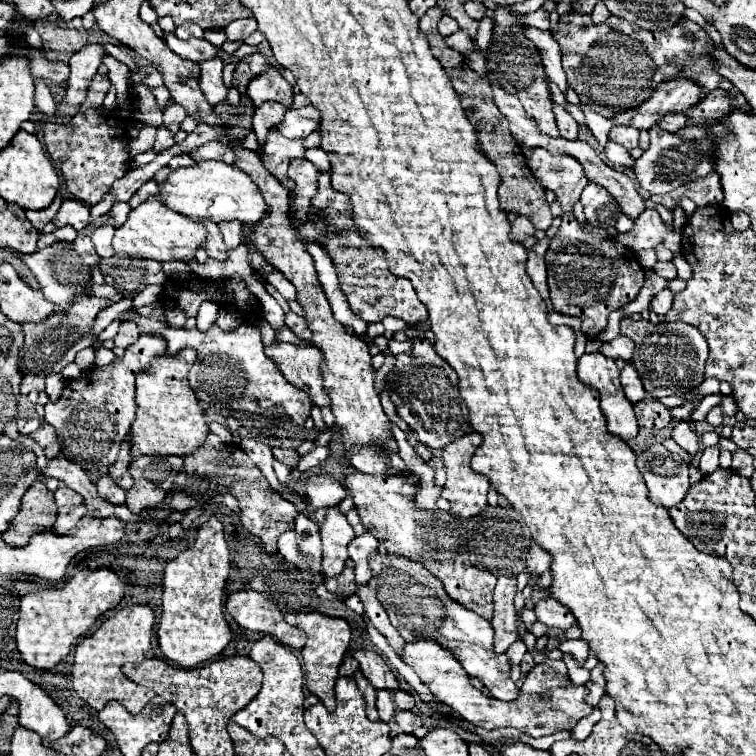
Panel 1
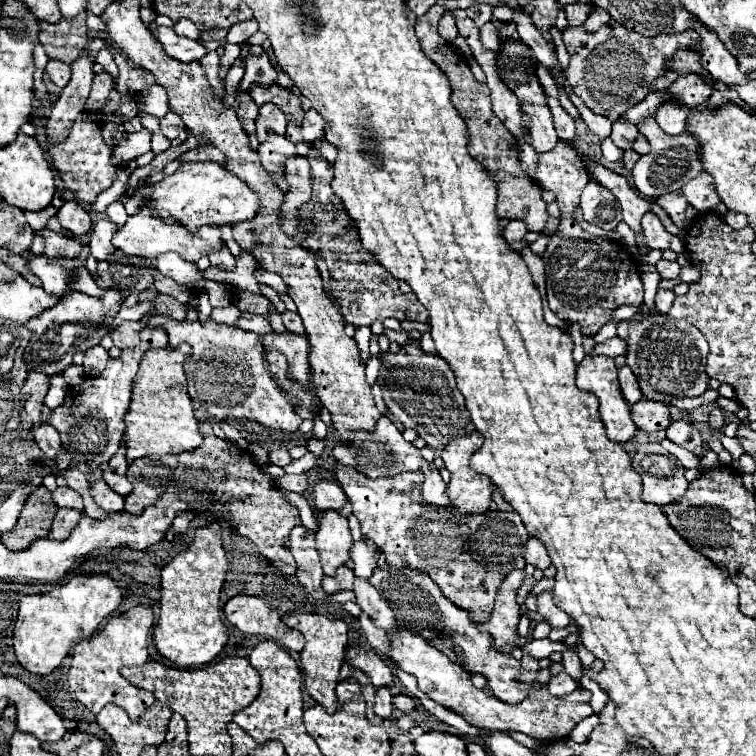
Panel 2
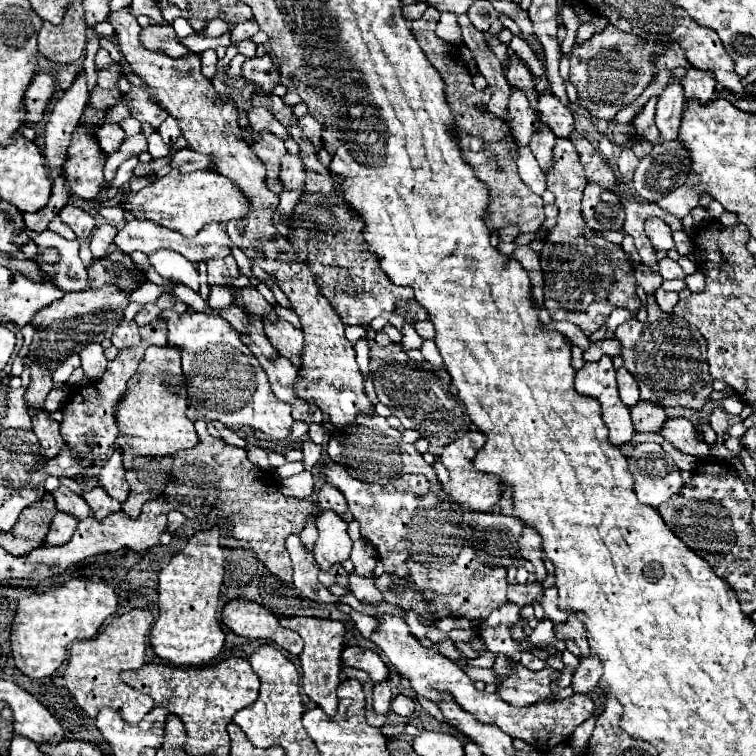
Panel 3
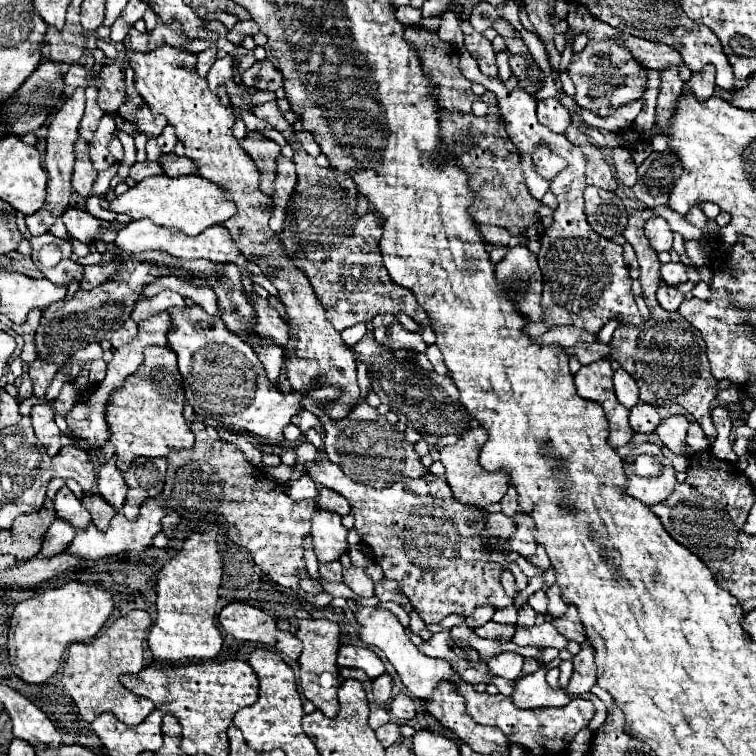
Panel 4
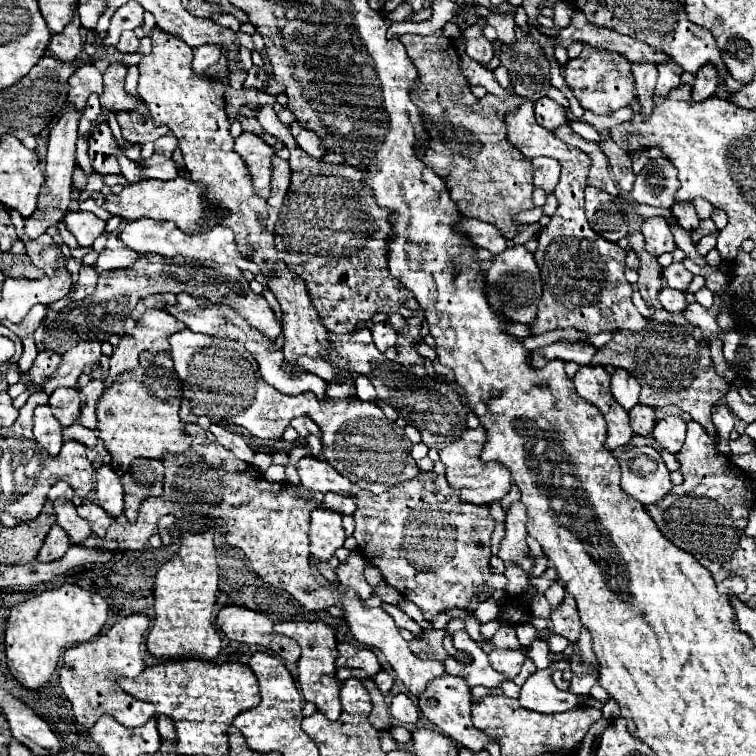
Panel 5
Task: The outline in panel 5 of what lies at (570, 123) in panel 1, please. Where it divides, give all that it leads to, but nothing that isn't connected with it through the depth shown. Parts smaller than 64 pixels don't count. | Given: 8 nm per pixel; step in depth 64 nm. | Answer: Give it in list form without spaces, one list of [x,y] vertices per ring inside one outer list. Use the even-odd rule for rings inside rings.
[[[540,98],[534,104],[534,116],[536,122],[546,130],[554,130],[560,124],[566,124],[566,110],[550,98]]]

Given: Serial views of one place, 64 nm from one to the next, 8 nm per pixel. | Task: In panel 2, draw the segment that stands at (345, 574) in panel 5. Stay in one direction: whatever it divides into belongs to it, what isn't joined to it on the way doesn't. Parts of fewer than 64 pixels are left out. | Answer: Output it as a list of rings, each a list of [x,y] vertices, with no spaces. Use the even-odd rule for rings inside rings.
[[[356,578],[354,594],[356,594],[356,602],[362,608],[362,612],[366,612],[378,628],[382,628],[386,632],[396,632],[394,610],[388,606],[388,602],[380,596],[380,592],[368,580]]]

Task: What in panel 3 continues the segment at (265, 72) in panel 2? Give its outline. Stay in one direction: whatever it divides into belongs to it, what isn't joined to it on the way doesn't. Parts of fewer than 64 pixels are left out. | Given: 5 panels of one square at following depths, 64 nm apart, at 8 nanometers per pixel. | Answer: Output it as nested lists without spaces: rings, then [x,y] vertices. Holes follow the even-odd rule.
[[[270,56],[246,60],[242,66],[242,76],[246,82],[260,86],[264,92],[272,92],[272,88],[280,80],[280,72],[278,72],[278,68]]]

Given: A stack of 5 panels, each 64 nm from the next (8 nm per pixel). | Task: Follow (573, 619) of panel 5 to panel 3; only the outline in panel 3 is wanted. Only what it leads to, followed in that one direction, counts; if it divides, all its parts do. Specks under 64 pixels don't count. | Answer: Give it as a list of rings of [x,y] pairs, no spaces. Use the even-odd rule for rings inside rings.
[[[564,622],[560,626],[554,628],[564,640],[574,640],[580,650],[582,650],[582,656],[588,656],[590,654],[590,648],[588,648],[588,642],[586,642],[586,632],[584,632],[584,624],[582,622]]]

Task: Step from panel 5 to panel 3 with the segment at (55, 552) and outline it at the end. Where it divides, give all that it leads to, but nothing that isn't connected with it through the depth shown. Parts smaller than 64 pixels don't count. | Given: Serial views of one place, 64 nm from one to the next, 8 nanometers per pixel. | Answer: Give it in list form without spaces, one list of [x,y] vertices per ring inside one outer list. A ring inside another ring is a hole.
[[[58,512],[54,516],[54,520],[52,520],[52,524],[50,524],[50,530],[48,530],[48,536],[46,536],[44,544],[46,546],[62,546],[62,544],[66,544],[72,538],[76,526],[78,526],[78,520],[74,516]]]

